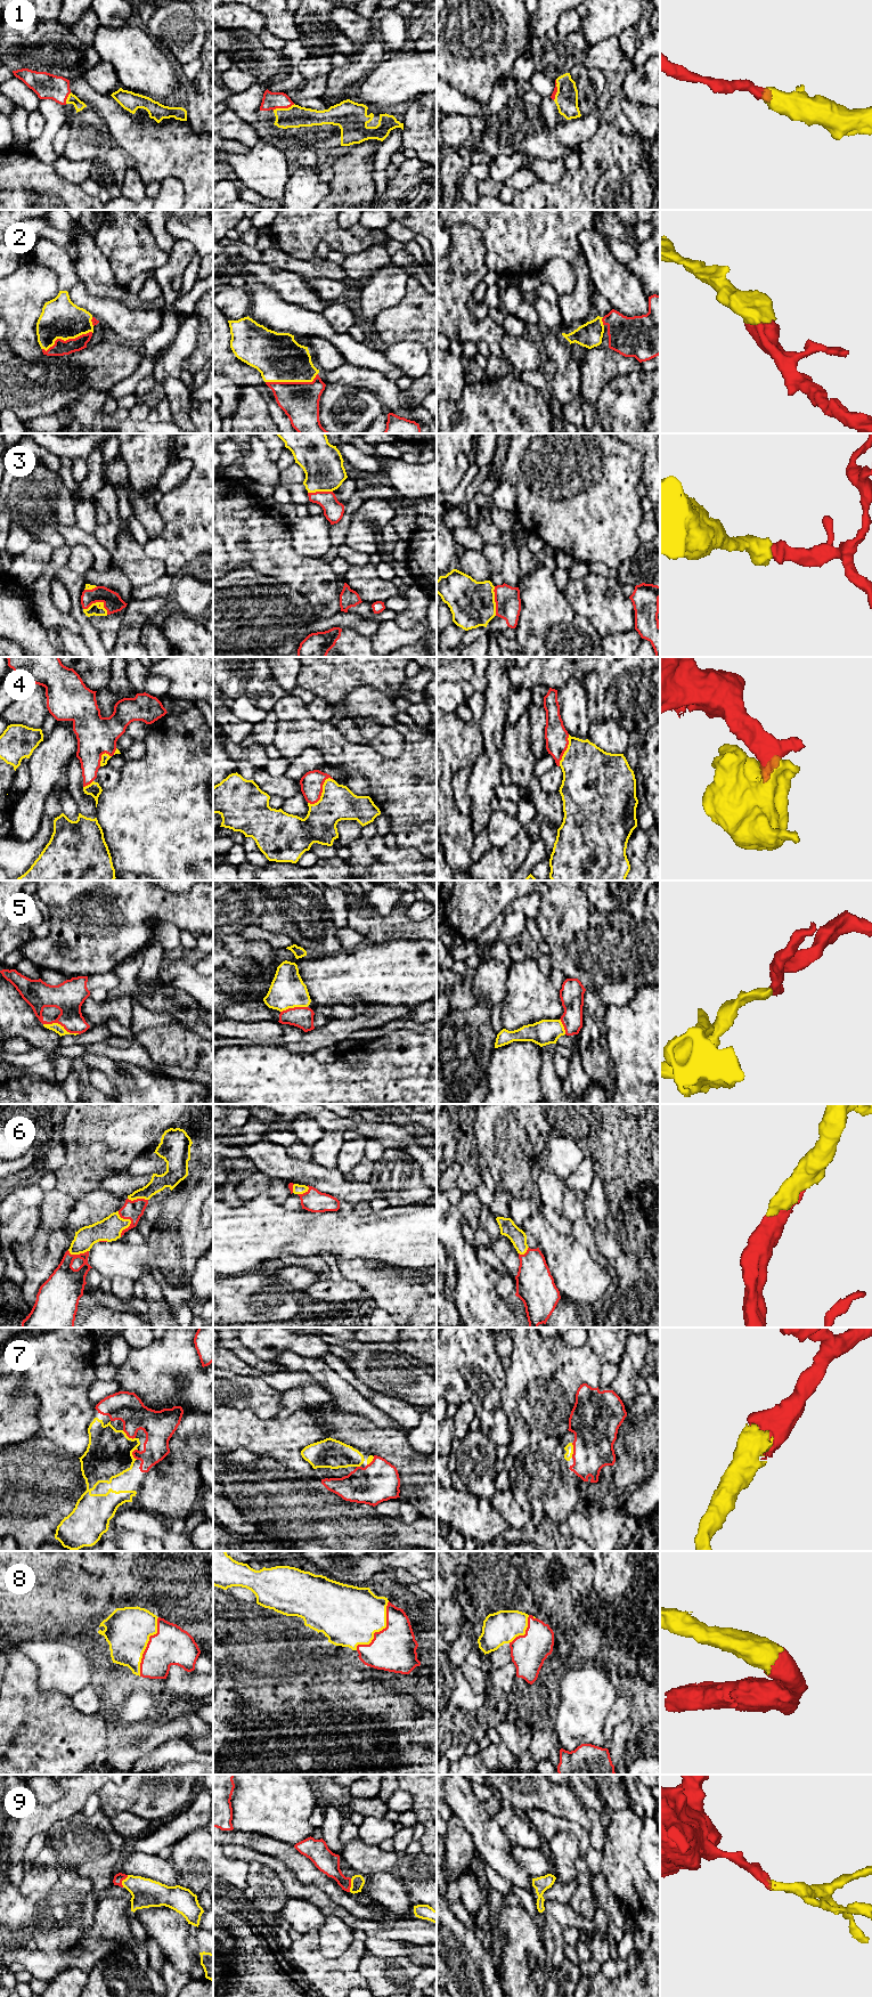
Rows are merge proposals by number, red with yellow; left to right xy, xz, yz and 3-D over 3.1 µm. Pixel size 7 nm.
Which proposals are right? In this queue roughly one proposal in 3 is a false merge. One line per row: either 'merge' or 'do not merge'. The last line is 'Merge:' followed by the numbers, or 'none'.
1: merge
2: merge
3: merge
4: merge
5: merge
6: merge
7: merge
8: merge
9: merge
Merge: 1, 2, 3, 4, 5, 6, 7, 8, 9

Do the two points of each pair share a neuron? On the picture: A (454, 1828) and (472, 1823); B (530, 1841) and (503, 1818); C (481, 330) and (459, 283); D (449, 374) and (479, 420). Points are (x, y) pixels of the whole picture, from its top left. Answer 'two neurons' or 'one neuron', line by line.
A: two neurons
B: one neuron
C: one neuron
D: two neurons

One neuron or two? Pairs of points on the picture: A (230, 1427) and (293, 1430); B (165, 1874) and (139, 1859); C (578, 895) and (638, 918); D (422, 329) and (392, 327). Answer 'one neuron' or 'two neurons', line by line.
A: one neuron
B: one neuron
C: two neurons
D: one neuron

